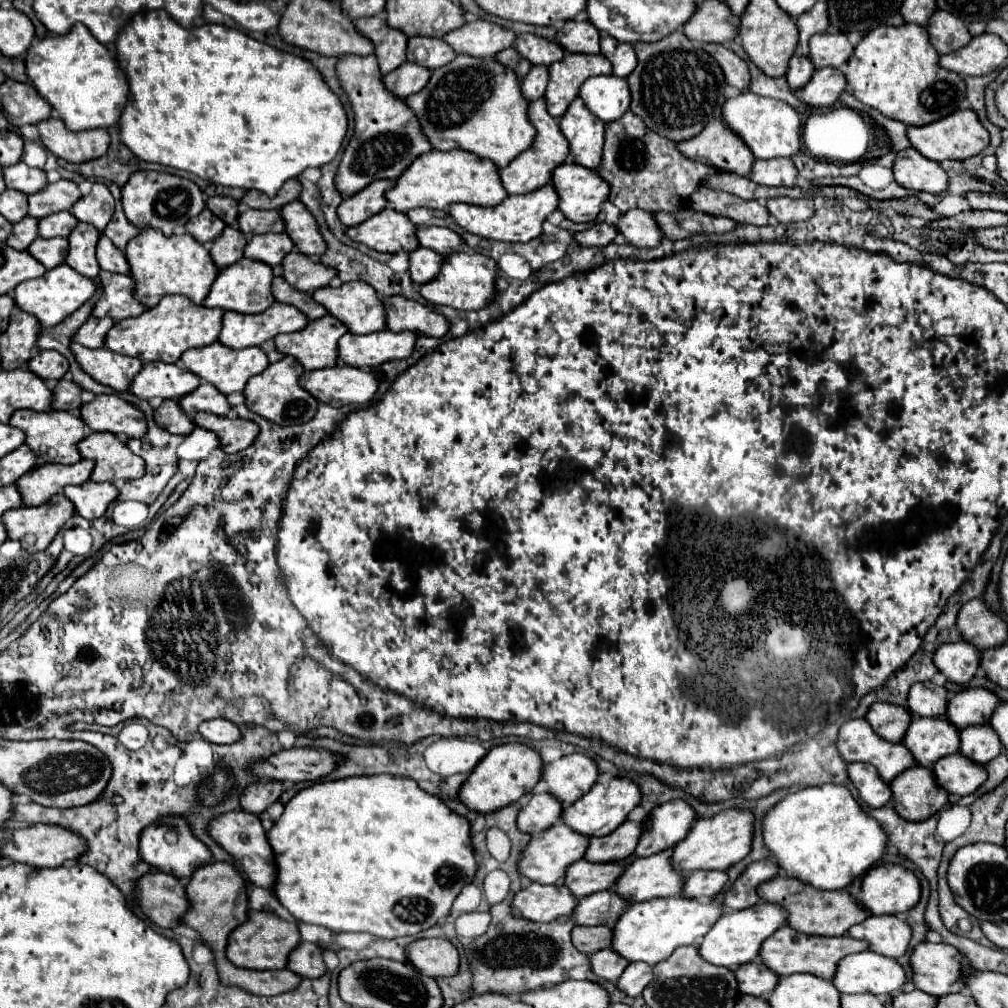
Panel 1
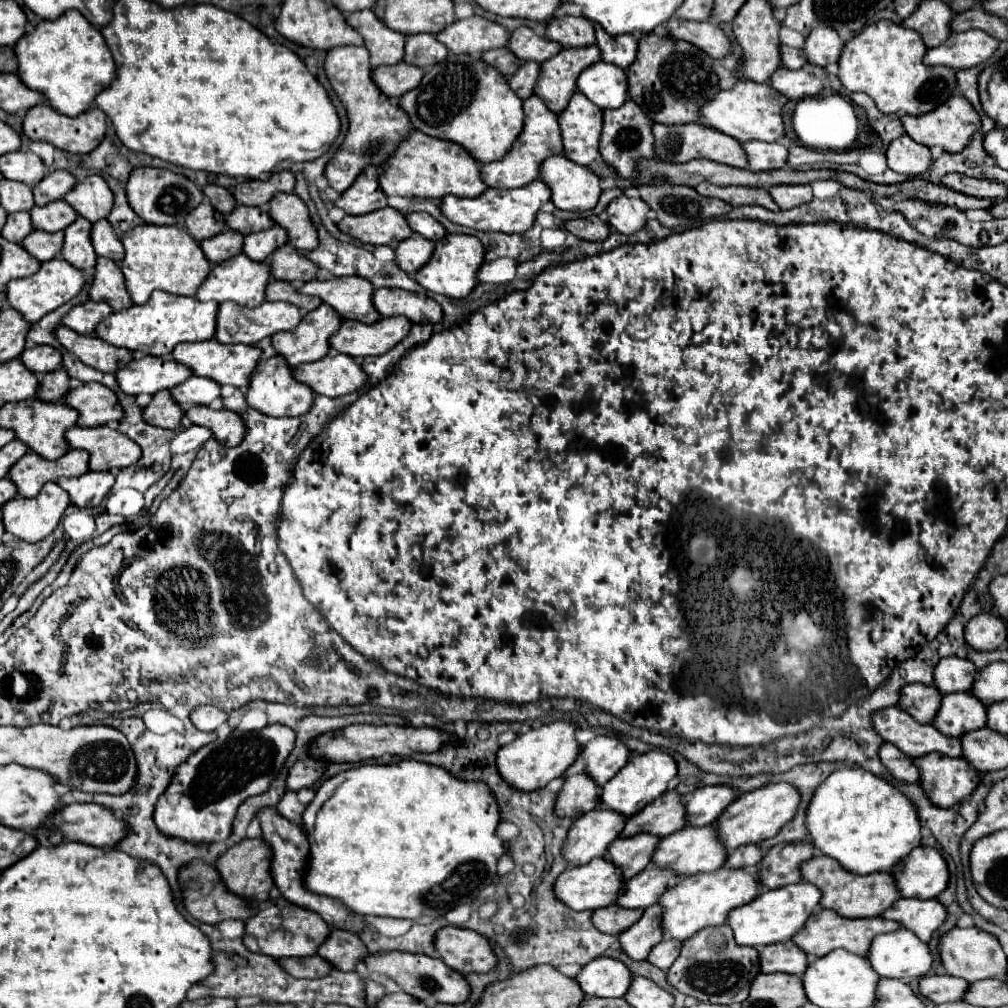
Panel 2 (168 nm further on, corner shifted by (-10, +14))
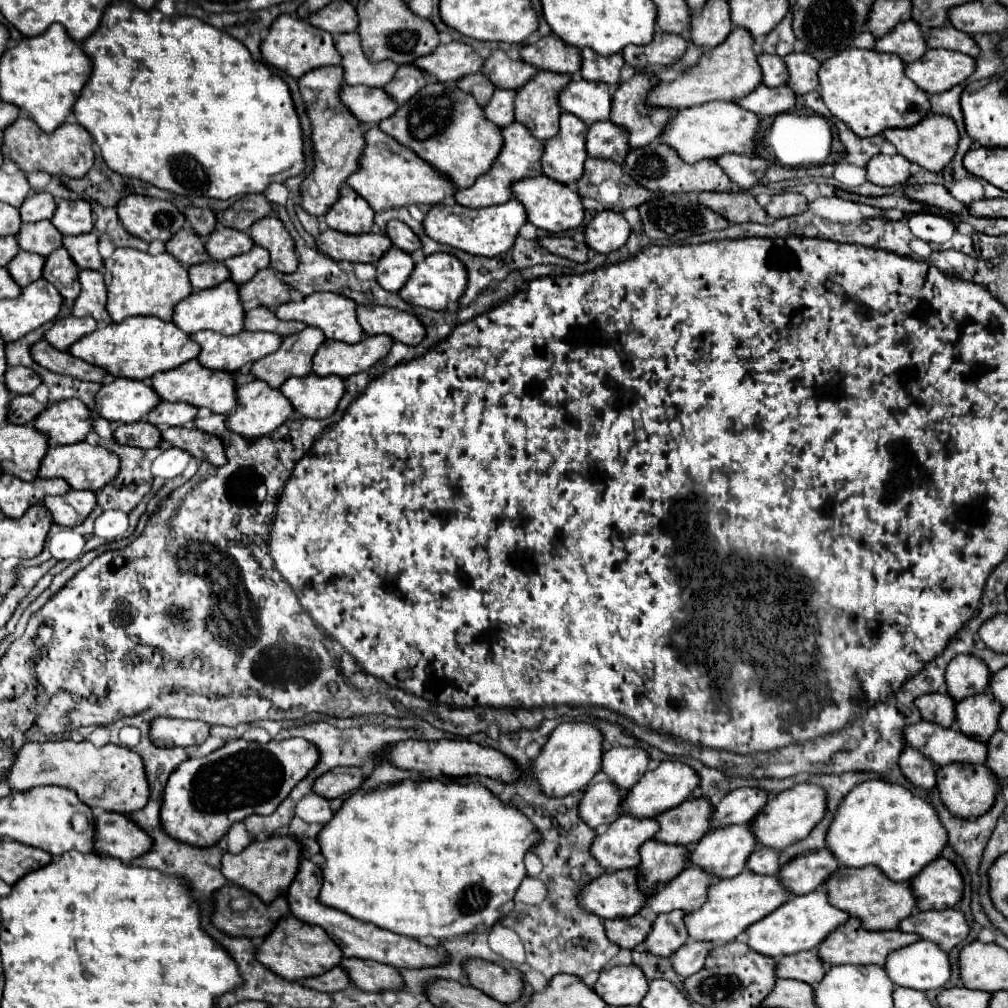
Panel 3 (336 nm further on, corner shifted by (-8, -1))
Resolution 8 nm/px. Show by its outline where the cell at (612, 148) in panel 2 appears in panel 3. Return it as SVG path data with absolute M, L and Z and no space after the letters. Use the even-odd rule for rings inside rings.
M597 122L587 130L587 154L599 160L613 160L625 166L625 158L631 152L627 128L613 122Z

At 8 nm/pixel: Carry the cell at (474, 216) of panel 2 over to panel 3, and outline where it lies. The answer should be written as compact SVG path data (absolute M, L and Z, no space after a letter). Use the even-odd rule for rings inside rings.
M509 200L507 204L489 206L481 210L463 208L461 204L453 204L453 206L439 204L429 210L429 214L423 220L423 226L427 236L431 236L435 242L449 244L453 248L477 256L499 256L515 244L515 238L519 236L519 230L525 222L527 222L525 206L519 200Z

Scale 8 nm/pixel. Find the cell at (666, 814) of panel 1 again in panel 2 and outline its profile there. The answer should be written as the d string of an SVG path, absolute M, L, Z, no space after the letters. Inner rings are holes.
M709 785L701 787L687 801L687 825L703 827L713 821L727 809L727 803L737 799L741 791L729 785Z

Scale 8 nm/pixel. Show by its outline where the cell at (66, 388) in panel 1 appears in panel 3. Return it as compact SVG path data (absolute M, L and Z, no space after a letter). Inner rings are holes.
M27 394L27 396L15 396L13 398L13 412L9 412L9 422L13 422L13 424L29 424L45 408L47 408L47 404L35 400L31 394Z

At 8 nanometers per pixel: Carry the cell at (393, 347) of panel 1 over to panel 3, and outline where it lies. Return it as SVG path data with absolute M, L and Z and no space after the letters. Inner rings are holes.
M379 334L367 336L357 344L347 344L339 340L325 340L313 358L313 372L317 376L337 374L347 378L369 370L375 362L389 354L393 338Z

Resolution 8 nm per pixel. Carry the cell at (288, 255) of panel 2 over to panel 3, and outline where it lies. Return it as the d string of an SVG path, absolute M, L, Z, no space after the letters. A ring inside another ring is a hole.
M263 268L253 276L253 280L241 284L241 300L251 302L257 300L267 308L277 308L291 300L291 286L285 284L281 276L273 268Z

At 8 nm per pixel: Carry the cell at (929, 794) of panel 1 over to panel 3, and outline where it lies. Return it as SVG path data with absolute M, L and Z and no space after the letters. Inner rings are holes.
M949 764L937 768L937 790L945 808L959 818L975 818L985 814L999 792L999 780L983 768L983 764Z

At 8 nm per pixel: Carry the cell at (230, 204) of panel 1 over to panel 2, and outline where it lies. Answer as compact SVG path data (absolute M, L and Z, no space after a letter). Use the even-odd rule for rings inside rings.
M207 185L207 187L203 187L203 195L209 199L209 203L213 205L213 209L219 211L219 213L223 213L223 215L231 213L231 209L235 207L235 199L223 187L219 187L219 185Z

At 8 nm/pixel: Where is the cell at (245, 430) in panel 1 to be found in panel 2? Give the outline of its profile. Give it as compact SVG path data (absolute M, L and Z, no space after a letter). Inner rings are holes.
M193 405L185 409L185 417L193 425L203 425L211 429L213 439L217 439L225 447L235 447L239 441L243 441L245 425L241 417L227 409L211 409L205 405Z

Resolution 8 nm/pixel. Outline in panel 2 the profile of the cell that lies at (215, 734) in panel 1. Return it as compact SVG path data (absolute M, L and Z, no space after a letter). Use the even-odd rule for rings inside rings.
M201 705L189 713L189 719L199 731L215 731L221 723L227 721L227 713L211 705Z

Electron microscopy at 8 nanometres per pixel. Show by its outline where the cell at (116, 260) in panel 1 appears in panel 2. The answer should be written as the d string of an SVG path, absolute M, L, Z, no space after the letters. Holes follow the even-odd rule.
M107 219L91 225L91 243L93 243L93 249L97 255L113 259L115 263L119 263L123 259L123 245L121 245L119 237L111 231L111 225Z

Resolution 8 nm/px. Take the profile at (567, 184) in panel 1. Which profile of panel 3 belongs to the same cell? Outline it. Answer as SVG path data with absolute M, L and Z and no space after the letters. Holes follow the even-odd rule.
M535 176L535 178L525 178L513 184L515 198L525 204L529 212L529 222L535 224L537 228L549 230L549 232L561 232L561 230L571 230L577 228L583 218L585 218L585 208L581 202L581 196L567 184L557 182L547 176Z

